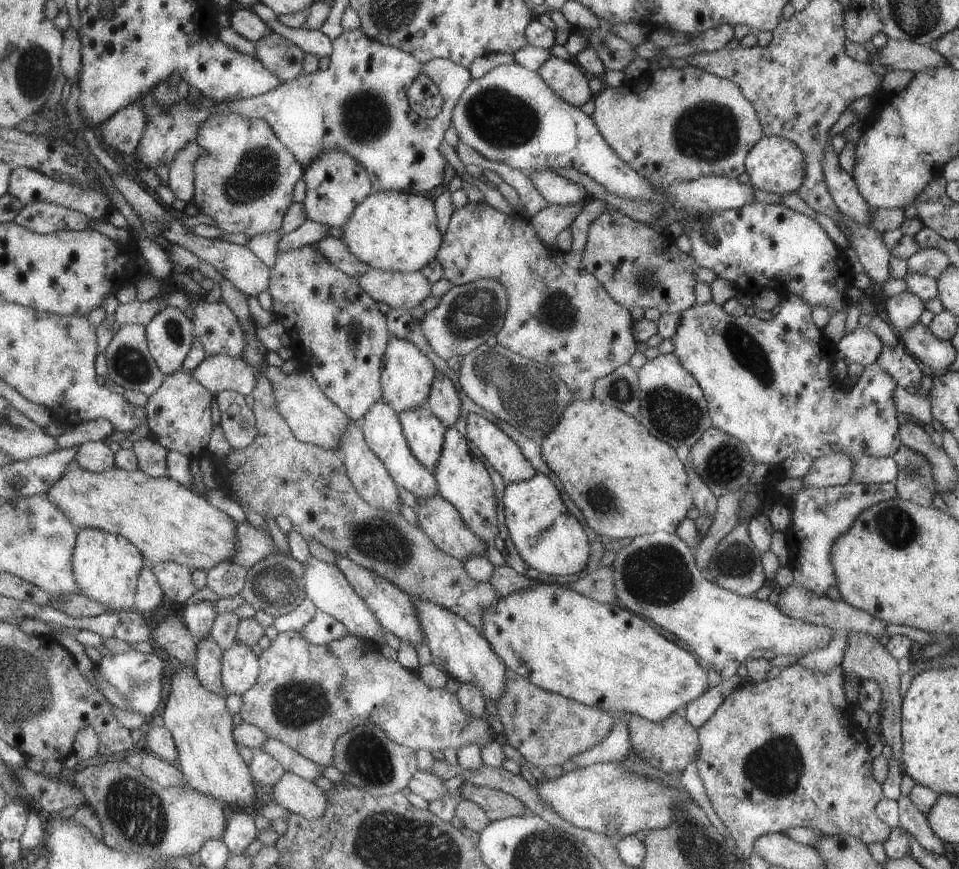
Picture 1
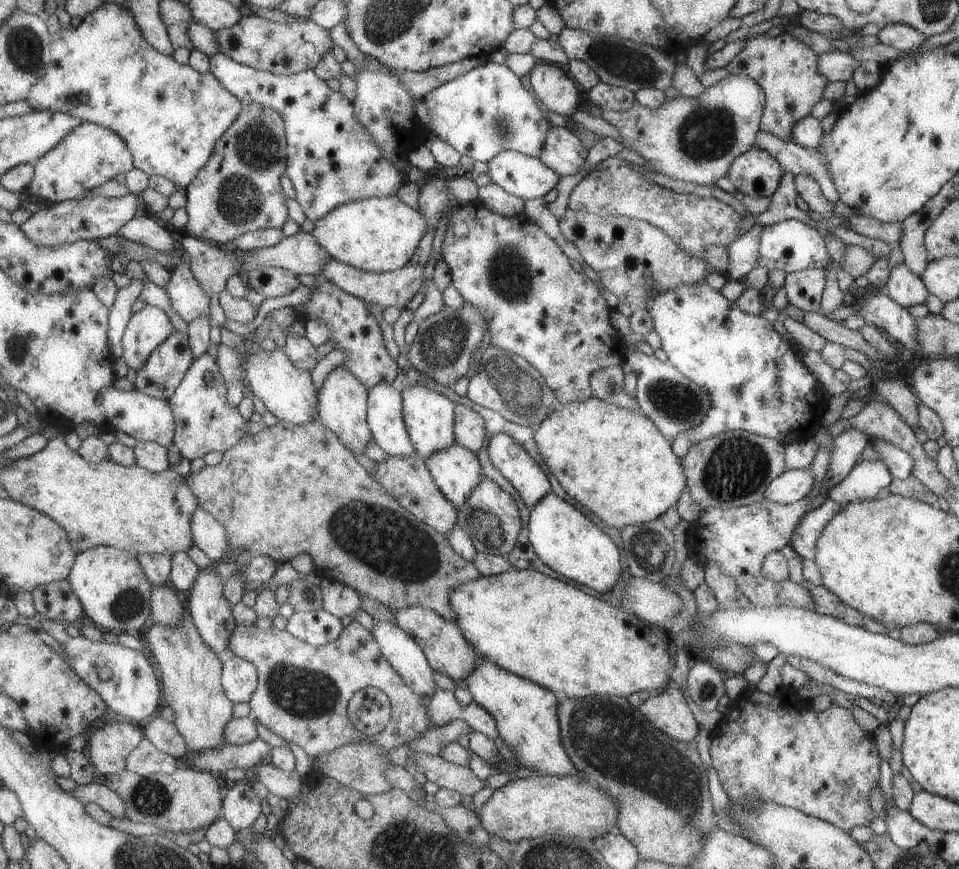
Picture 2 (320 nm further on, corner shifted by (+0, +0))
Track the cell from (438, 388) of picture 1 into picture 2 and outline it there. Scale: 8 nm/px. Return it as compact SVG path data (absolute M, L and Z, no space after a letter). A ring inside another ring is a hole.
M455 405L453 430L454 442L468 451L476 453L484 447L484 420L473 410L463 405Z

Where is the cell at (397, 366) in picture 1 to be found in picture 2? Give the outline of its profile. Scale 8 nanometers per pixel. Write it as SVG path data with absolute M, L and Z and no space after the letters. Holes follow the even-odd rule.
M419 385L399 387L402 398L402 417L405 428L419 457L428 457L438 450L450 447L454 442L454 402L446 396Z

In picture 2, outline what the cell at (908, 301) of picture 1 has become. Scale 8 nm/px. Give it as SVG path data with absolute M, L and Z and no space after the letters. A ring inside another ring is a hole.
M905 263L890 268L884 293L899 306L906 309L923 303L928 295L921 277L911 272Z

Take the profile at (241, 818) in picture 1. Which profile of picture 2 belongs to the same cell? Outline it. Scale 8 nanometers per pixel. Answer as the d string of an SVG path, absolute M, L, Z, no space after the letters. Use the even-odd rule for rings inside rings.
M235 782L224 799L223 814L237 831L252 827L261 814L261 798L249 782Z

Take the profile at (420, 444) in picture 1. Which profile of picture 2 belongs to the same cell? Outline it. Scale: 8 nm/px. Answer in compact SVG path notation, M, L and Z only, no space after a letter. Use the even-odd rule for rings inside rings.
M457 443L423 460L437 488L456 510L466 502L483 476L476 454Z

